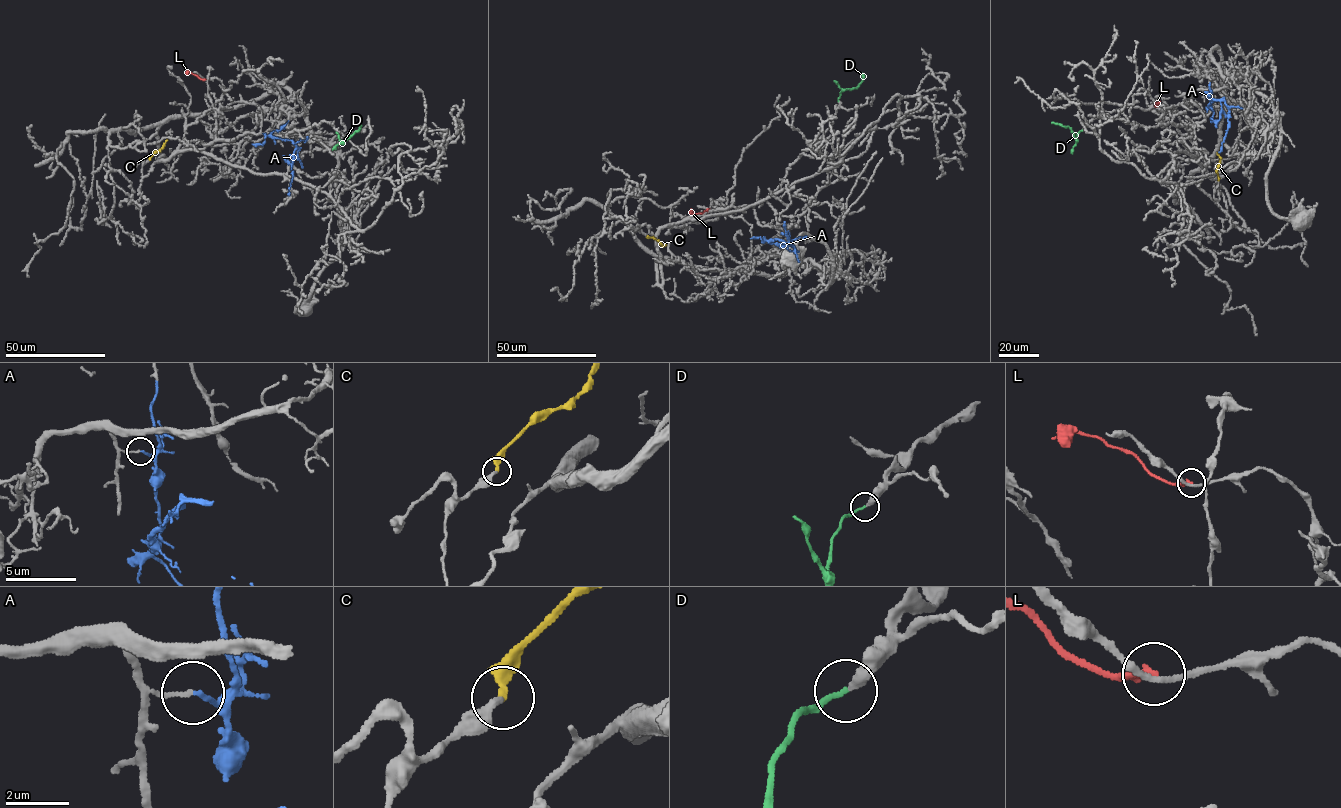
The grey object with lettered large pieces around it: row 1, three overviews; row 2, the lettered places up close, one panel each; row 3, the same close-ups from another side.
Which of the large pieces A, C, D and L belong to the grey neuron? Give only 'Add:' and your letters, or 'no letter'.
Add: C, D

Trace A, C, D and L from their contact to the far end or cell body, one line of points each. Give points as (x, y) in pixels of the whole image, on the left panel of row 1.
A: (283, 127), (269, 134), (292, 140), (297, 148), (297, 156), (291, 162), (293, 177), (289, 195)
C: (149, 159), (167, 139)
D: (336, 132), (344, 142), (359, 129), (359, 121)
L: (205, 79), (187, 74)

